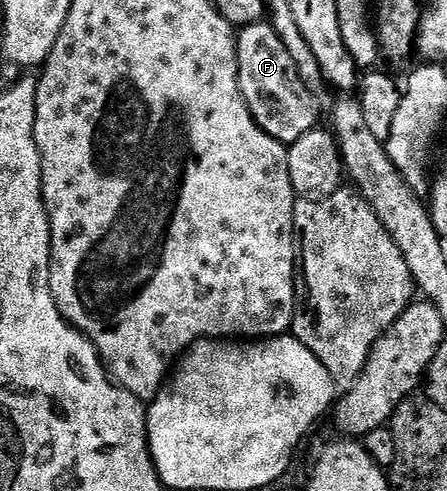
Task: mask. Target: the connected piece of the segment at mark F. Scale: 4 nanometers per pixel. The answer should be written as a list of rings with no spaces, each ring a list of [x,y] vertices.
[[[262,21],[247,25],[236,32],[239,57],[239,89],[255,117],[255,121],[271,137],[286,145],[299,141],[303,133],[318,126],[317,98],[303,85],[303,77],[291,61],[291,53],[279,41],[272,22]]]

